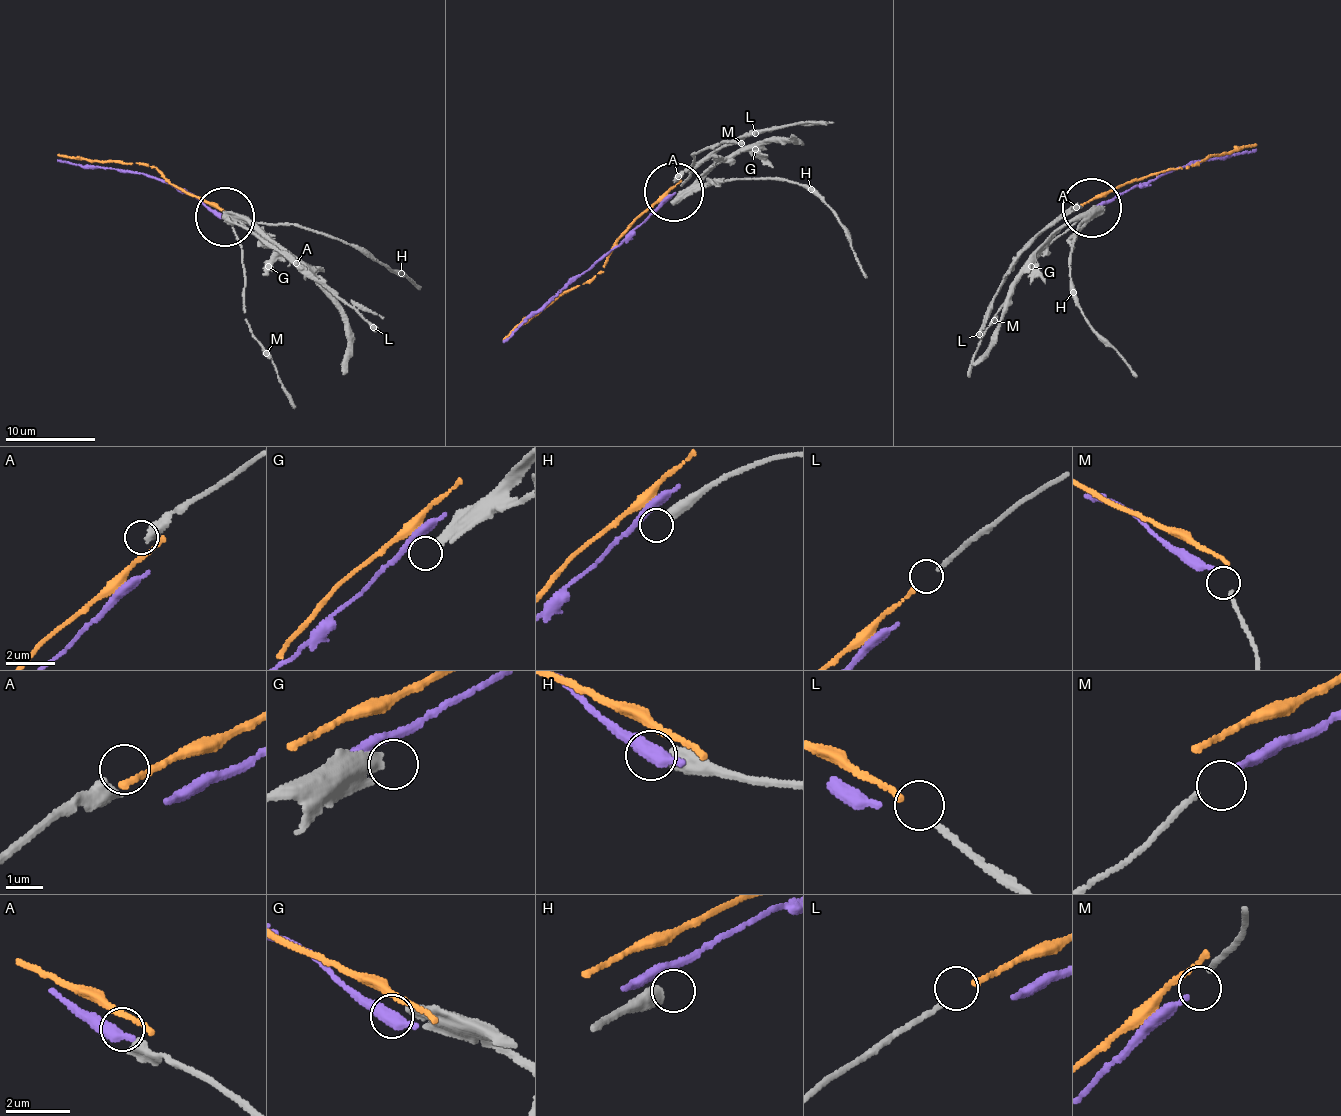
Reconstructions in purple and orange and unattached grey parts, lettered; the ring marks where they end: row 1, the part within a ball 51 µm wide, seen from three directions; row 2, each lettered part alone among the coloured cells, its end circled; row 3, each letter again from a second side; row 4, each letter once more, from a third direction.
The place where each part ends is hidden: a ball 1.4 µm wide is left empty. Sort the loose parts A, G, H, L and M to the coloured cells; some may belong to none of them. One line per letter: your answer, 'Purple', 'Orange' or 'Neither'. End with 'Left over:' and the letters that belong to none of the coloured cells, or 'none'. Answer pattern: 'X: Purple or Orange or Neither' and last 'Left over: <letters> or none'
A: Neither
G: Neither
H: Neither
L: Orange
M: Purple
Left over: A, G, H

